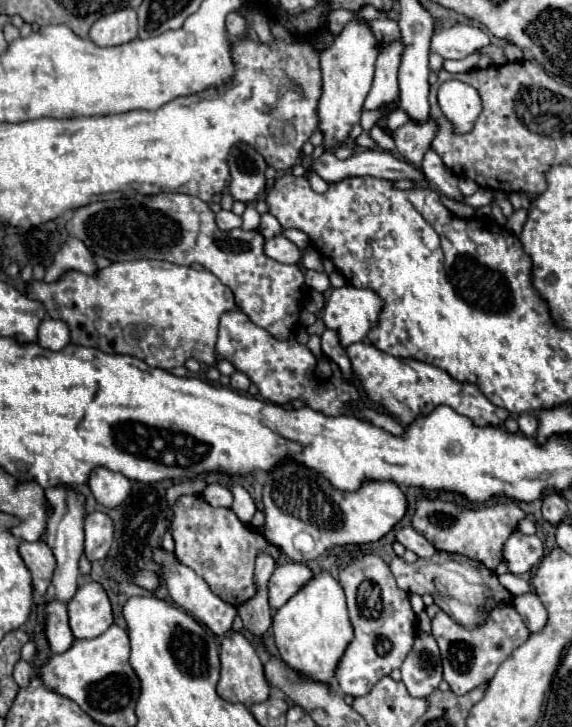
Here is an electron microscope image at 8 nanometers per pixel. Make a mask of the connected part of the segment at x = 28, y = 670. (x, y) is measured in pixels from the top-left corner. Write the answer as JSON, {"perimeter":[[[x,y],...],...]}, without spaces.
{"perimeter":[[[21,659],[21,661],[15,665],[13,677],[15,677],[15,681],[17,681],[19,687],[27,687],[29,681],[31,681],[31,677],[33,677],[33,667],[31,667],[31,663],[27,663],[27,661]]]}

